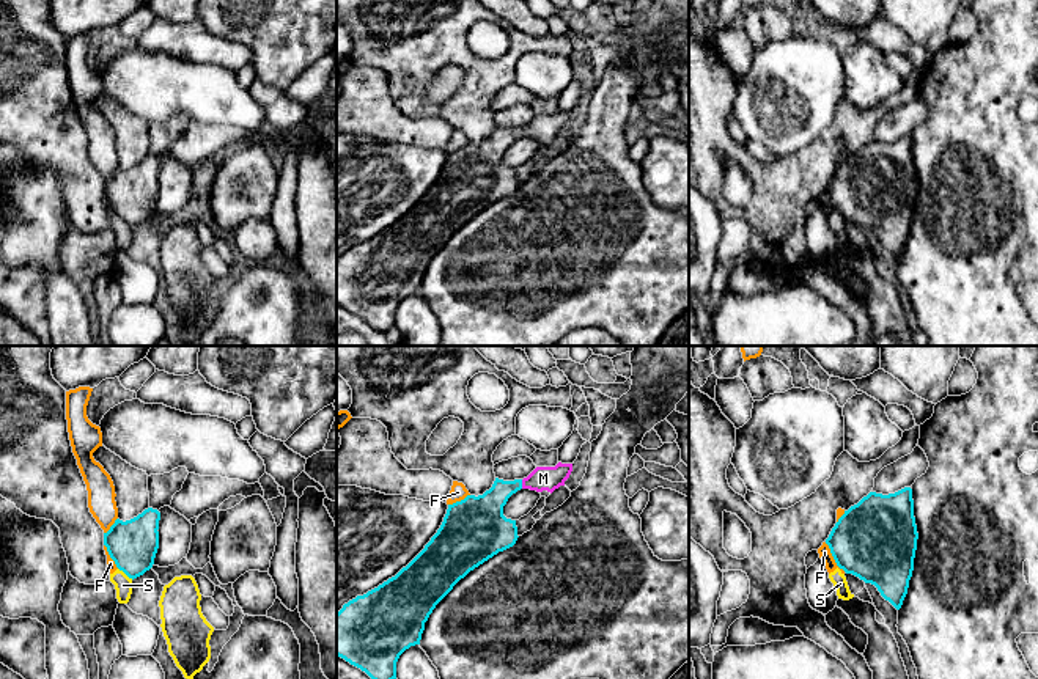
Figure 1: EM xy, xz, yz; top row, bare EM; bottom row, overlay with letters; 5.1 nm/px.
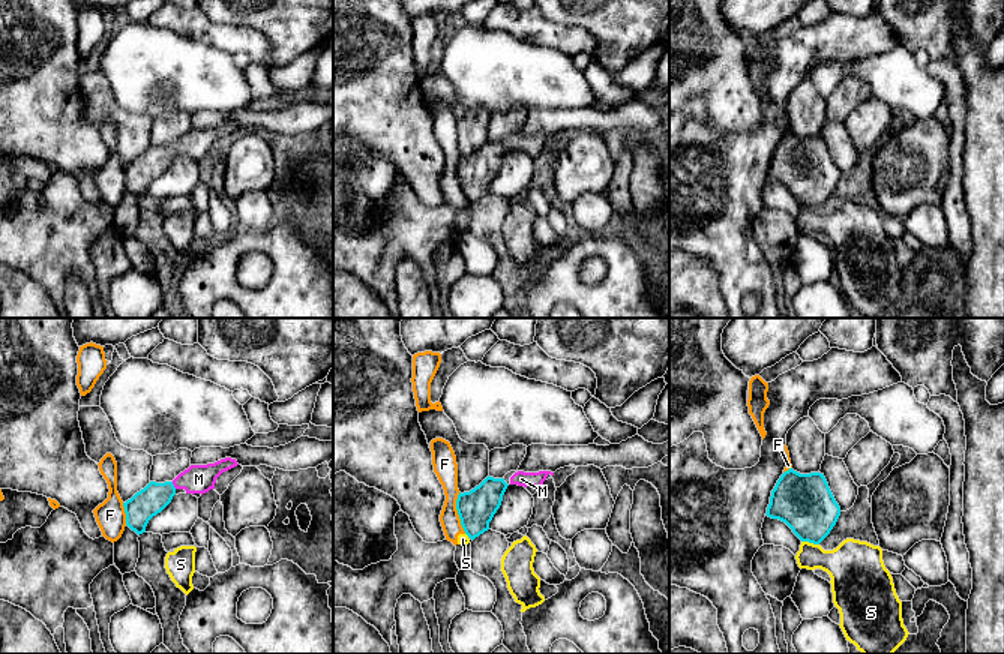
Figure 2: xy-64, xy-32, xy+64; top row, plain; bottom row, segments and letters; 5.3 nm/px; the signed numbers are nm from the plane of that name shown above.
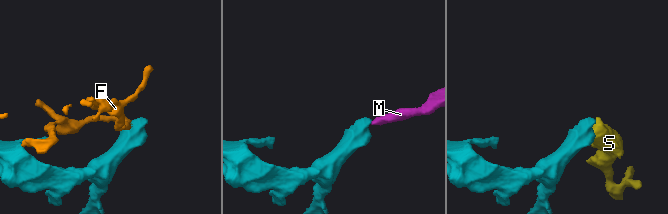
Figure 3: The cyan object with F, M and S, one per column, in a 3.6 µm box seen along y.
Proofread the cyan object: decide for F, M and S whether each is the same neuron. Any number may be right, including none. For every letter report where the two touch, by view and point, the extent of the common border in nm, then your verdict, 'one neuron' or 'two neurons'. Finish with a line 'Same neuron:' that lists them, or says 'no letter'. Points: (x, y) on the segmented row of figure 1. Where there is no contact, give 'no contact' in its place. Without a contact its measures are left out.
F: contact yz (834, 558); length 190 nm; two neurons
M: contact xz (521, 484); length 50 nm; one neuron
S: contact xy (126, 574); length 100 nm; two neurons
Same neuron: M

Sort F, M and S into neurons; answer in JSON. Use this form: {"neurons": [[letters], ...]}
{"neurons": [["F", "S"], ["M"]]}

